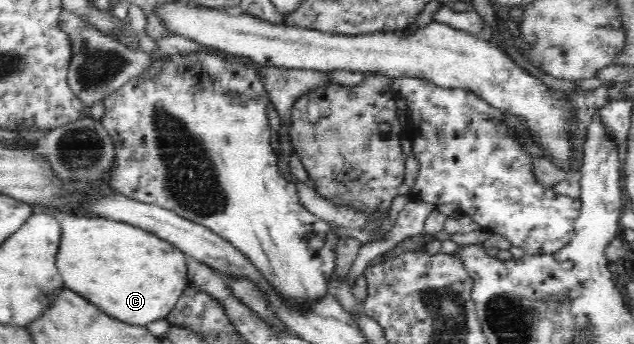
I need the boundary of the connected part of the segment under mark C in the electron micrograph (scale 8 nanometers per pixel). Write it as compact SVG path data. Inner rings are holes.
M52 211L50 214L58 219L62 229L56 266L65 288L96 304L96 307L106 315L137 326L146 326L151 321L163 320L177 305L183 290L189 285L190 258L180 248L153 232L130 223L123 223L121 220L60 211Z

